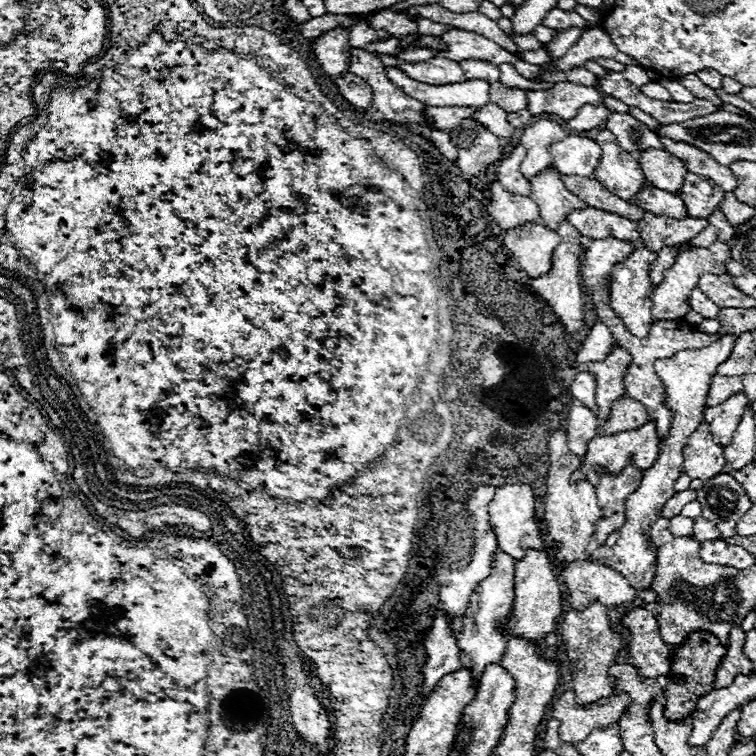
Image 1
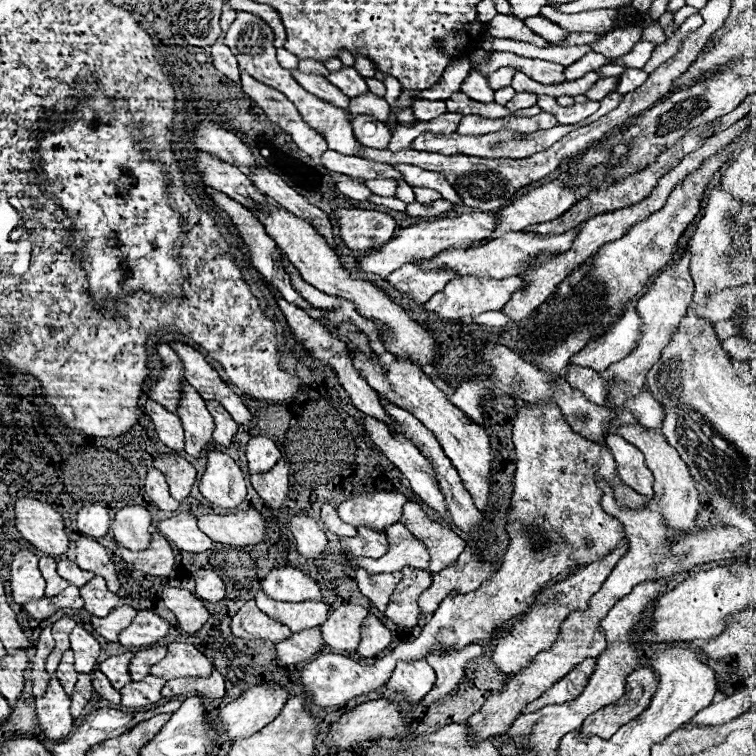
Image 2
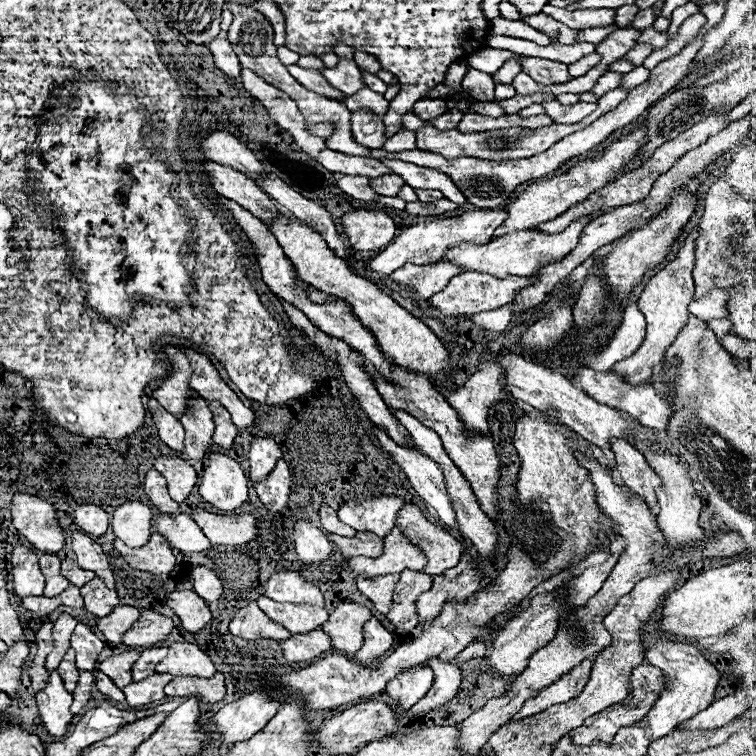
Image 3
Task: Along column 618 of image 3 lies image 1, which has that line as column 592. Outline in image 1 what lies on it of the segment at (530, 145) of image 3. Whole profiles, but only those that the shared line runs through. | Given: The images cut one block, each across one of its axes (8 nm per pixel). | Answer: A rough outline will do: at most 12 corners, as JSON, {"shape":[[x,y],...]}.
{"shape":[[556,82],[526,90],[532,114],[576,116],[602,96],[588,86]]}

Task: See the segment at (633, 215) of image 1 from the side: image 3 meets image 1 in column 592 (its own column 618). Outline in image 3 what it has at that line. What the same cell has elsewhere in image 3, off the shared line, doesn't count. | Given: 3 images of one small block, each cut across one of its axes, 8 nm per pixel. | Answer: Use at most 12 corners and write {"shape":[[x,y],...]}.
{"shape":[[724,114],[662,144],[640,168],[534,230],[556,234],[580,216],[642,200],[658,176],[728,122]]}

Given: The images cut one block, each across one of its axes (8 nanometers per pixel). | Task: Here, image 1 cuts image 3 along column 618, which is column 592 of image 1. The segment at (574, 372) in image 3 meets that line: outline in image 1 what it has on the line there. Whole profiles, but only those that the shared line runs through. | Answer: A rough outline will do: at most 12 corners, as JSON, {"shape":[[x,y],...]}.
{"shape":[[580,372],[570,396],[586,408],[596,410],[596,378]]}

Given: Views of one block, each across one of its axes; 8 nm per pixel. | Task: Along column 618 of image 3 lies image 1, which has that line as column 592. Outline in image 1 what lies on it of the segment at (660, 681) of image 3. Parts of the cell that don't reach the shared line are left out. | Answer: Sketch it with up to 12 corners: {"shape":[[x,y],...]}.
{"shape":[[566,690],[550,716],[560,720],[560,740],[576,744],[590,730],[618,722],[630,704],[613,694],[580,706]]}

